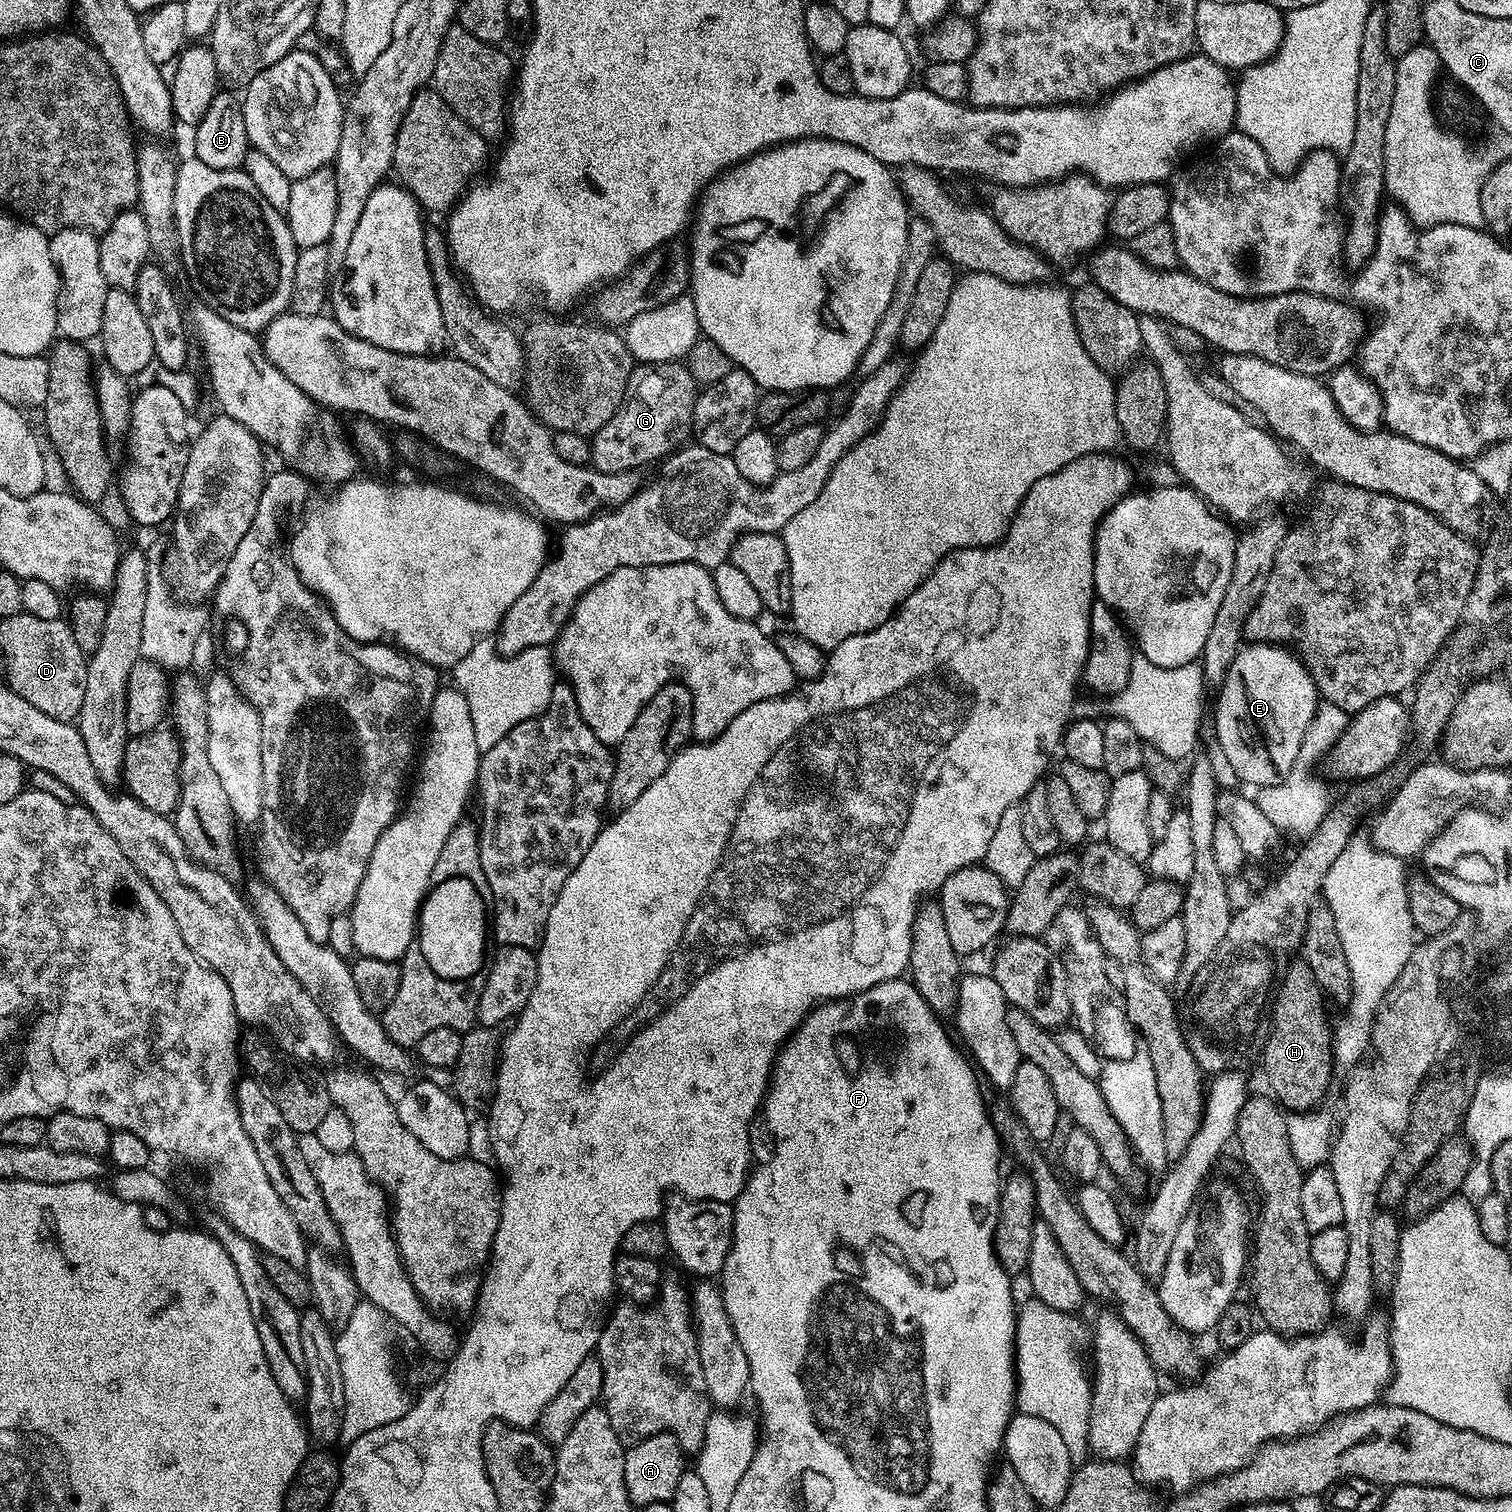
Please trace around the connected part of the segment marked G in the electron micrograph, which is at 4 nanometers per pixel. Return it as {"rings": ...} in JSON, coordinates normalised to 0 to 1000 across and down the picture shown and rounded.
{"rings":[[[421,240],[417,247],[415,264],[410,271],[391,289],[391,306],[396,312],[421,312],[428,307],[433,308],[444,301],[458,288],[458,277],[462,261],[462,255],[452,240]]]}

